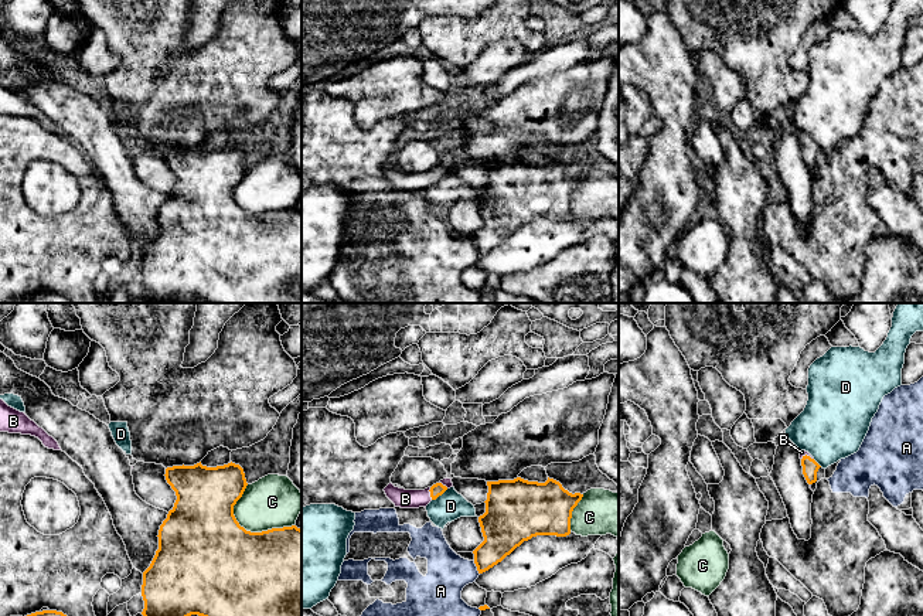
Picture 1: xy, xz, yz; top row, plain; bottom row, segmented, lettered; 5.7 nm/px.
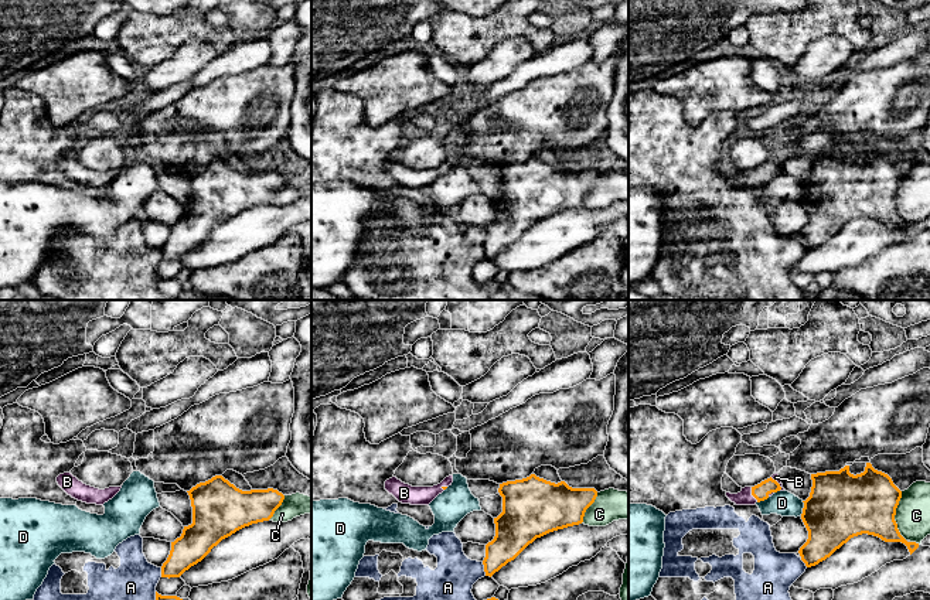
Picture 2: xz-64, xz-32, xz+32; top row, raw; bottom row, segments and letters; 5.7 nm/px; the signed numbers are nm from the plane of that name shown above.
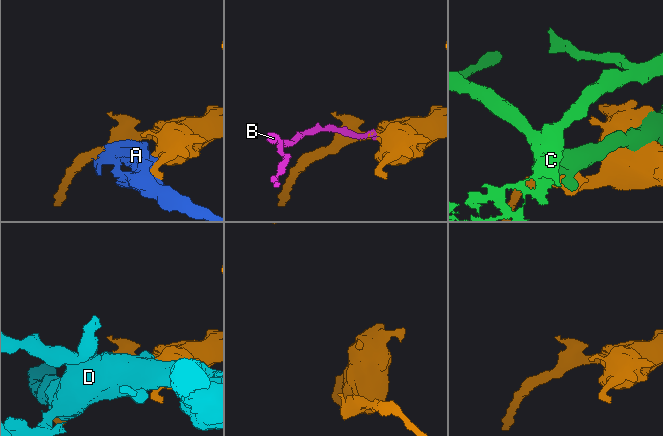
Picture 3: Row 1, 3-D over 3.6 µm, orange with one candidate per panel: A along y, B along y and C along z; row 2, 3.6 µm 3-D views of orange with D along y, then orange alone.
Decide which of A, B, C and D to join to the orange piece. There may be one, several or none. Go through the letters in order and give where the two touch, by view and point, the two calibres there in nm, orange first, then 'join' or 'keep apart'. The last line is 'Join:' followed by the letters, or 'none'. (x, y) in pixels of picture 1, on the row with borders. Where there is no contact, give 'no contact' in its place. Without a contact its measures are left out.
A: xz (477, 568) | 220/240 nm | keep apart
B: xz (431, 493) | 70/110 nm | join
C: xy (258, 533) | 500/300 nm | keep apart
D: xz (439, 494) | 70/160 nm | keep apart
Join: B

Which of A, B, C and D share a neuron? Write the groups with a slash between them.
A / B / C / D

